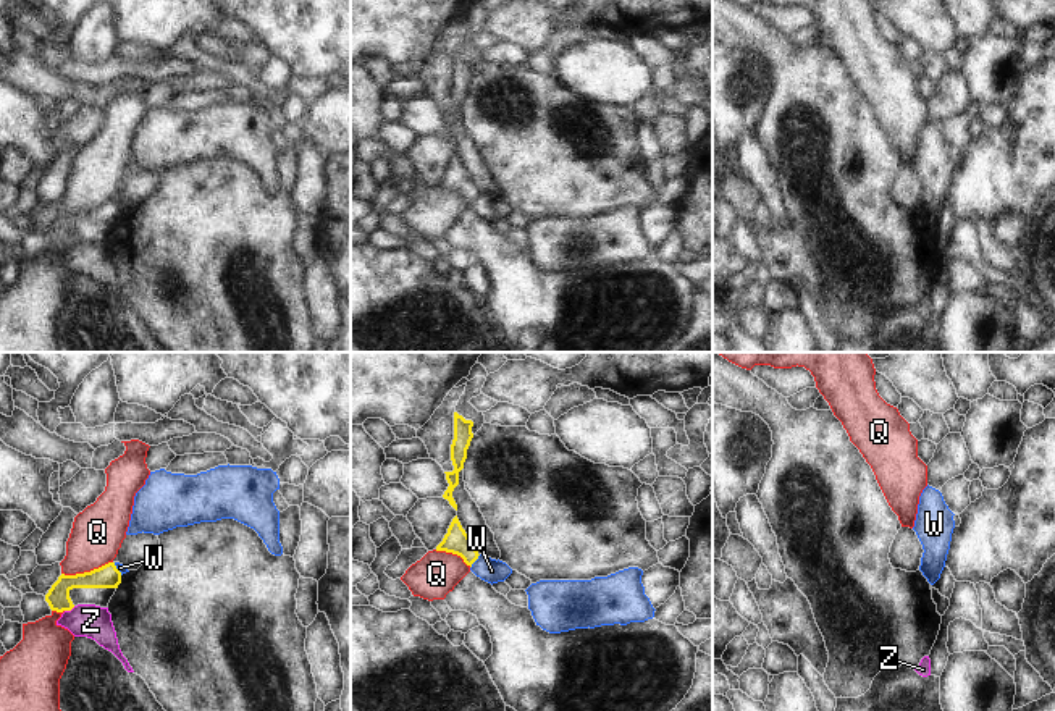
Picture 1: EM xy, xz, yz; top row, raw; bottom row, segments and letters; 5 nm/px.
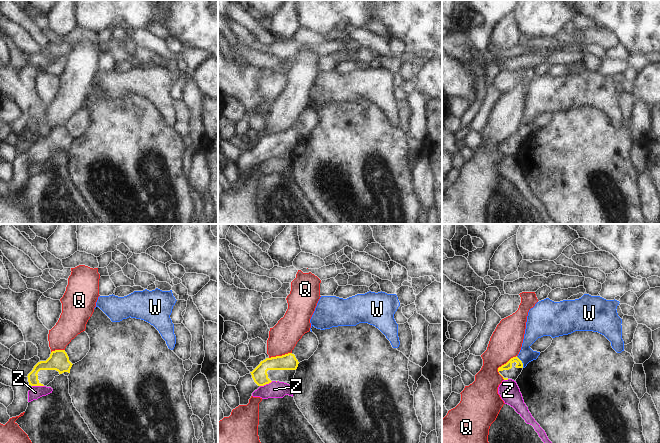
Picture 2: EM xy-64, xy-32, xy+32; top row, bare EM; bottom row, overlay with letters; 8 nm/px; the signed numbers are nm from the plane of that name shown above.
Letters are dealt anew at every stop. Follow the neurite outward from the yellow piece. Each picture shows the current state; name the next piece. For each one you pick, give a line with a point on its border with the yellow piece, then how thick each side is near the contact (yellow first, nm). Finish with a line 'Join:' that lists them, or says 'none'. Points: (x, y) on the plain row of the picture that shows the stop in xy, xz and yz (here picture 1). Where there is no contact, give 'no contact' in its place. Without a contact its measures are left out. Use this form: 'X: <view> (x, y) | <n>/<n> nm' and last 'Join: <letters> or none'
Join: none

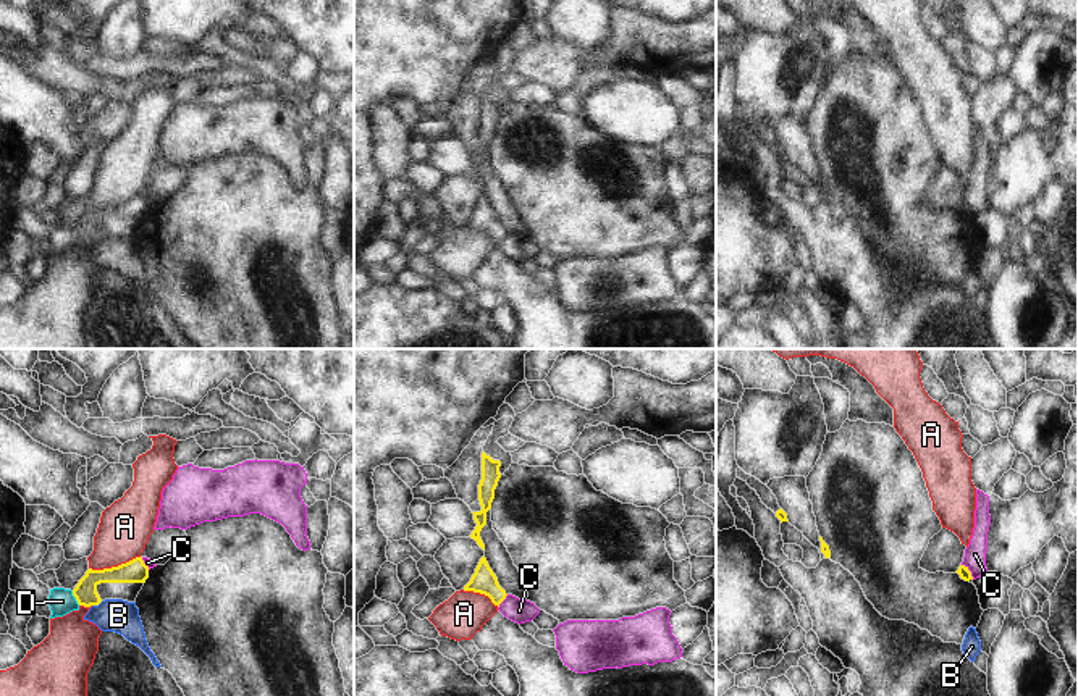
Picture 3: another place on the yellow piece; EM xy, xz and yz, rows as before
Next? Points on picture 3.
D: xy (75, 234) | 120/130 nm
Join: D

